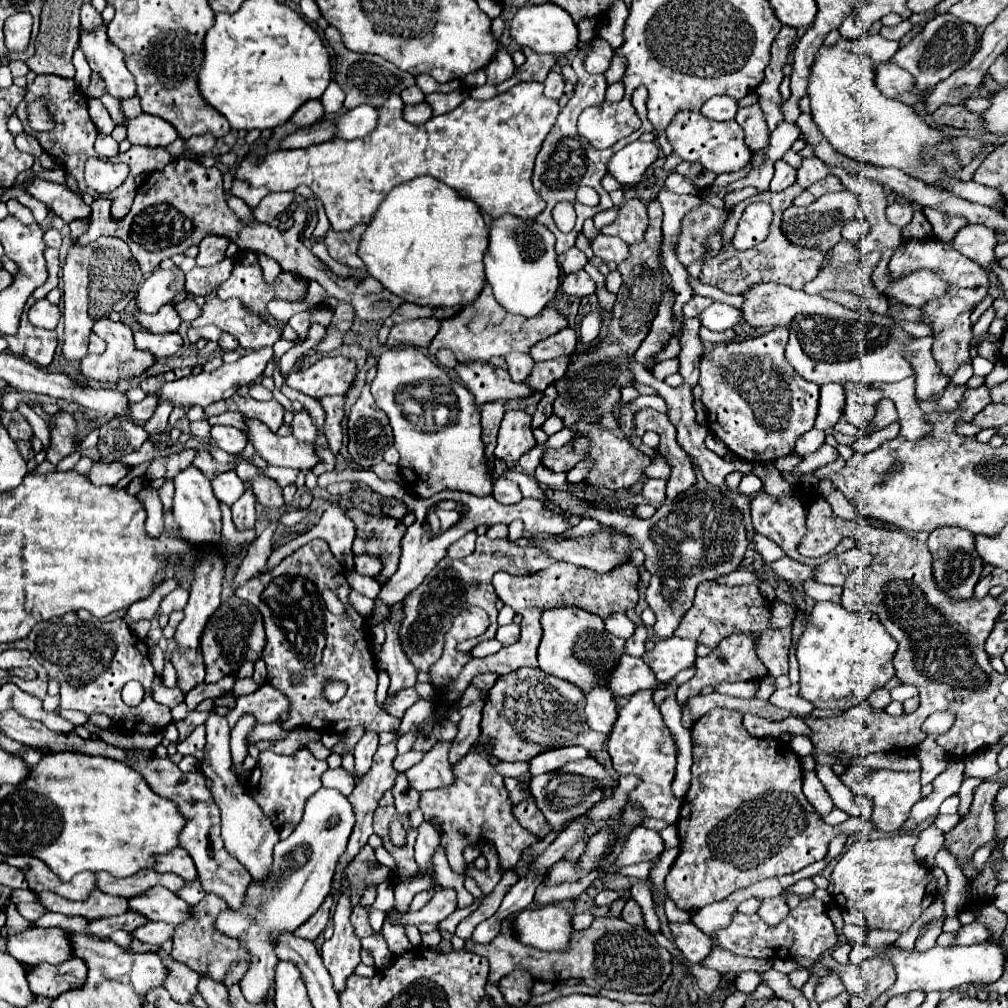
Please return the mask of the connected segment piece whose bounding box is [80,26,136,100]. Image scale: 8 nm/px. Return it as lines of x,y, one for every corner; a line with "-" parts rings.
80,26
80,48
84,52
84,58
88,60
90,70
100,74
106,82
110,96
126,100
136,94
136,84
124,64
124,54
108,40
106,26
100,26
92,32

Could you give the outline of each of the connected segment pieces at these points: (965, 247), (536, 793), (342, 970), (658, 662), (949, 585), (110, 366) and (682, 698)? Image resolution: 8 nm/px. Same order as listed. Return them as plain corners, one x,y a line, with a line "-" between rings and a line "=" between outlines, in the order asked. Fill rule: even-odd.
967,224
958,232
958,236
952,240
954,248
982,266
986,272
992,272
992,264
998,264
998,258
994,254
996,248
996,232
982,225
=
584,758
578,762
568,762
564,764
560,770
542,774
542,776
534,776
530,782
530,792
538,804
538,808
542,810
542,814
548,818
548,822
556,828
552,834
548,834
550,838
544,842
552,842
558,834
558,828
570,820
570,818
578,818
584,812
588,812
592,808
592,804
596,804
602,796
604,786
612,786
612,778
608,776
606,768
594,760
594,758
=
342,894
334,912
334,934
330,940
322,944
320,956
324,968
332,976
334,990
340,994
346,986
348,976
354,974
356,966
360,964
360,940
352,934
350,924
350,896
=
676,636
658,640
654,648
642,656
642,660
650,666
658,682
668,682
680,670
690,668
696,662
696,642
=
942,526
930,532
930,538
926,540
926,544
934,556
934,576
940,588
952,598
960,598
960,600
966,600
968,596
972,598
974,586
982,572
982,558
974,546
974,534
952,526
=
98,320
94,324
94,332
100,338
104,338
108,342
108,346
106,346
106,350
104,350
102,356
86,356
84,362
80,364
80,372
88,380
96,380
96,382
102,382
102,384
130,380
130,378
136,378
136,376
144,374
156,362
154,354
150,354
148,350
136,350
134,340
132,340
132,330
126,324
122,324
122,322
=
730,634
724,638
708,656
698,658
696,676
682,684
676,692
680,704
684,704
690,696
696,696
704,686
714,686
718,682
740,682
740,680
762,680
768,672
756,656
756,638
752,634

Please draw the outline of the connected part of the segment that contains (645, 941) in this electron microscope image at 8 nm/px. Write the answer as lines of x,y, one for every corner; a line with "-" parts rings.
594,918
592,926
582,932
572,932
570,944
566,950
558,952
542,952
534,946
524,946
514,930
510,920
502,922
500,934
490,944
476,944
470,938
464,942
464,950
484,956
490,962
490,982
496,984
500,978
510,974
512,970
524,968
536,980
560,984
568,978
592,978
602,988
610,990
628,990
634,994
654,994
662,988
666,978
672,972
672,956
666,948
658,946
654,936
640,926
632,926
622,918

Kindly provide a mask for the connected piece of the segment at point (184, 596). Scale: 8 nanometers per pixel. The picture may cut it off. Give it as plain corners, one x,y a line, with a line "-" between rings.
178,586
174,592
170,592
170,594
162,600
158,612
160,612
160,614
170,614
170,612
174,612
174,610
184,610
186,602
188,602
188,590
182,588
182,586

